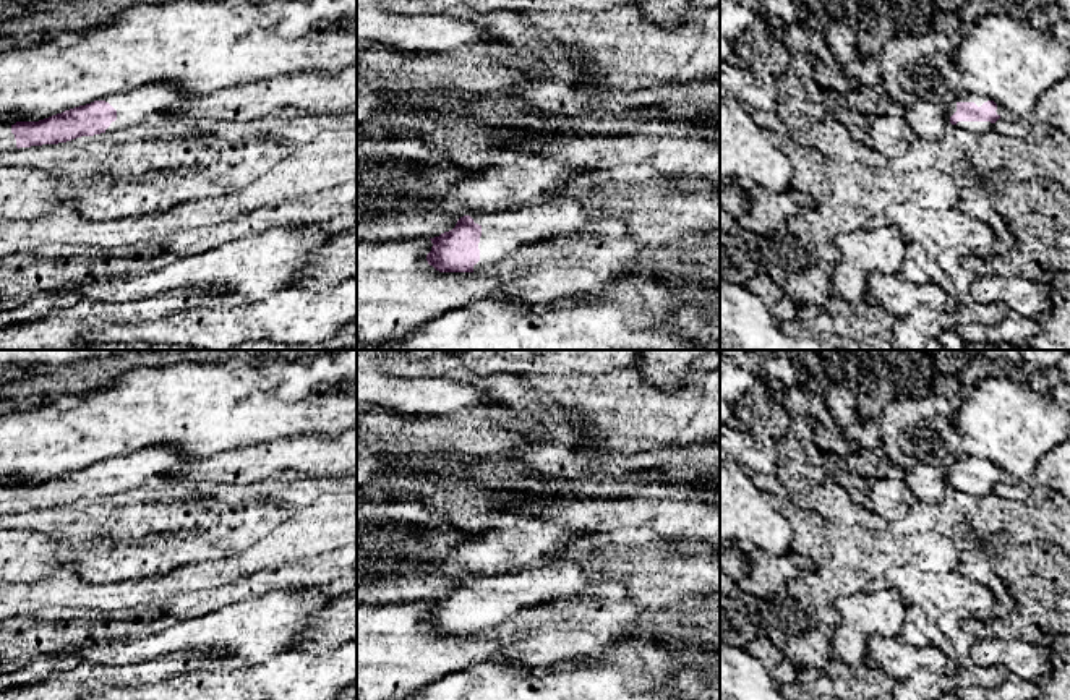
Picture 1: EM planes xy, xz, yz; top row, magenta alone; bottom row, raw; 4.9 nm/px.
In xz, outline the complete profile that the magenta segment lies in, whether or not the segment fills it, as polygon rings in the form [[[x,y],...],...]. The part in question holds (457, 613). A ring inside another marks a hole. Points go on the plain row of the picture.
[[[569,561],[499,575],[470,575],[452,593],[430,601],[433,609],[426,624],[439,635],[477,635],[511,622],[522,611],[592,590],[580,567]]]

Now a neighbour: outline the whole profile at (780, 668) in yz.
[[[759,630],[746,650],[764,664],[780,687],[796,682],[798,668],[772,643],[764,632]]]

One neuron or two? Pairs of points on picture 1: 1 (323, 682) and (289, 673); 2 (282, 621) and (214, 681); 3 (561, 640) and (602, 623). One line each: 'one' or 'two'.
1: one
2: two
3: one

